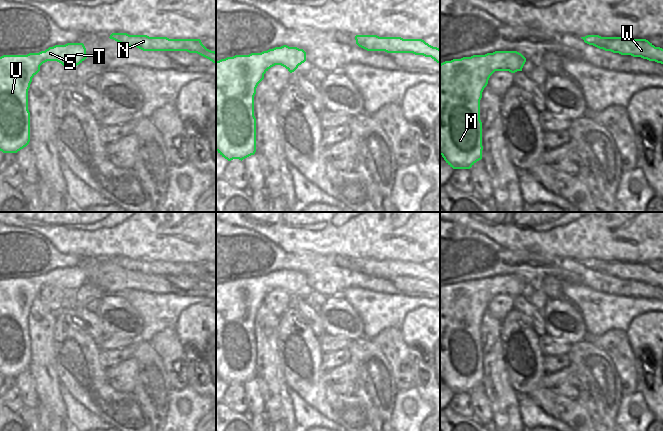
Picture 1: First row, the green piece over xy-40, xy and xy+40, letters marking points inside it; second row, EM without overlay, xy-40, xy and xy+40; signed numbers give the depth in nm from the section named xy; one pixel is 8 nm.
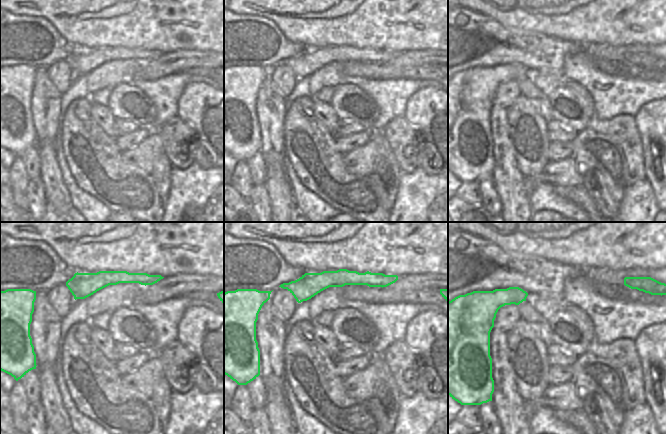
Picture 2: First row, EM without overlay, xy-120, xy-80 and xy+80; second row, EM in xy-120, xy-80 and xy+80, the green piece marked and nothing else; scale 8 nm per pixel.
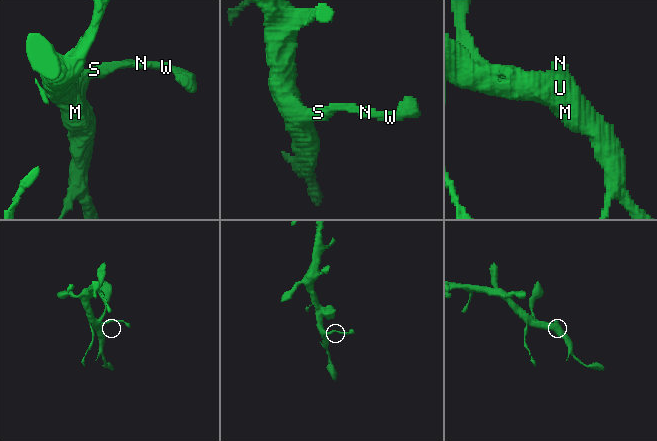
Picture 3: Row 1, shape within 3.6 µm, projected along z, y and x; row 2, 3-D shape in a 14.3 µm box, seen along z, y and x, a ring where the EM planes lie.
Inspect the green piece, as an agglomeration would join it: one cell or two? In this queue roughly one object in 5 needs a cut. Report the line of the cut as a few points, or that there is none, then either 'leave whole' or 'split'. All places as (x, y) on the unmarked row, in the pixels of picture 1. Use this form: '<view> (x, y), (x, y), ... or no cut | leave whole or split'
no cut | leave whole

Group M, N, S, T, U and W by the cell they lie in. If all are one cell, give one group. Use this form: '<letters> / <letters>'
M N S T U W

